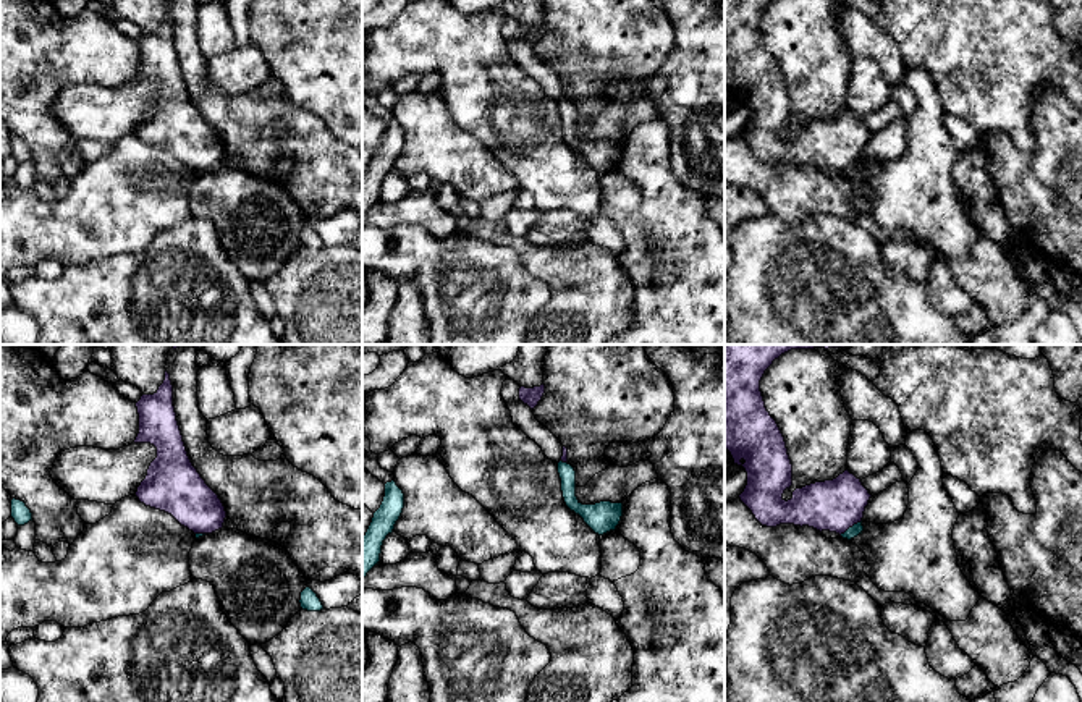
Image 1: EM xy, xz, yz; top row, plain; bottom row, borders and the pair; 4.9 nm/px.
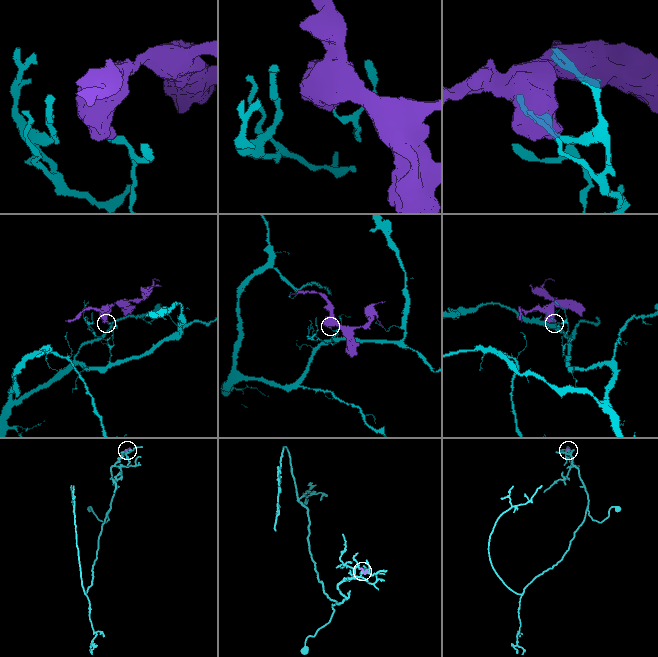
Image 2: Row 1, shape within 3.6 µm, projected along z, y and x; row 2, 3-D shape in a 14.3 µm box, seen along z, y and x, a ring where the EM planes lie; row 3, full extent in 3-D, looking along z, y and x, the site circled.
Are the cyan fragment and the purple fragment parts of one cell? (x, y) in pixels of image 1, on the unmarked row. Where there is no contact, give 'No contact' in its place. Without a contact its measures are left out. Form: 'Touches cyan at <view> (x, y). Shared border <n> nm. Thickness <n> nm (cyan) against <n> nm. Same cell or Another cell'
Touches cyan at yz (849, 165). Shared border 130 nm. Thickness 60 nm (cyan) against 260 nm. Another cell

